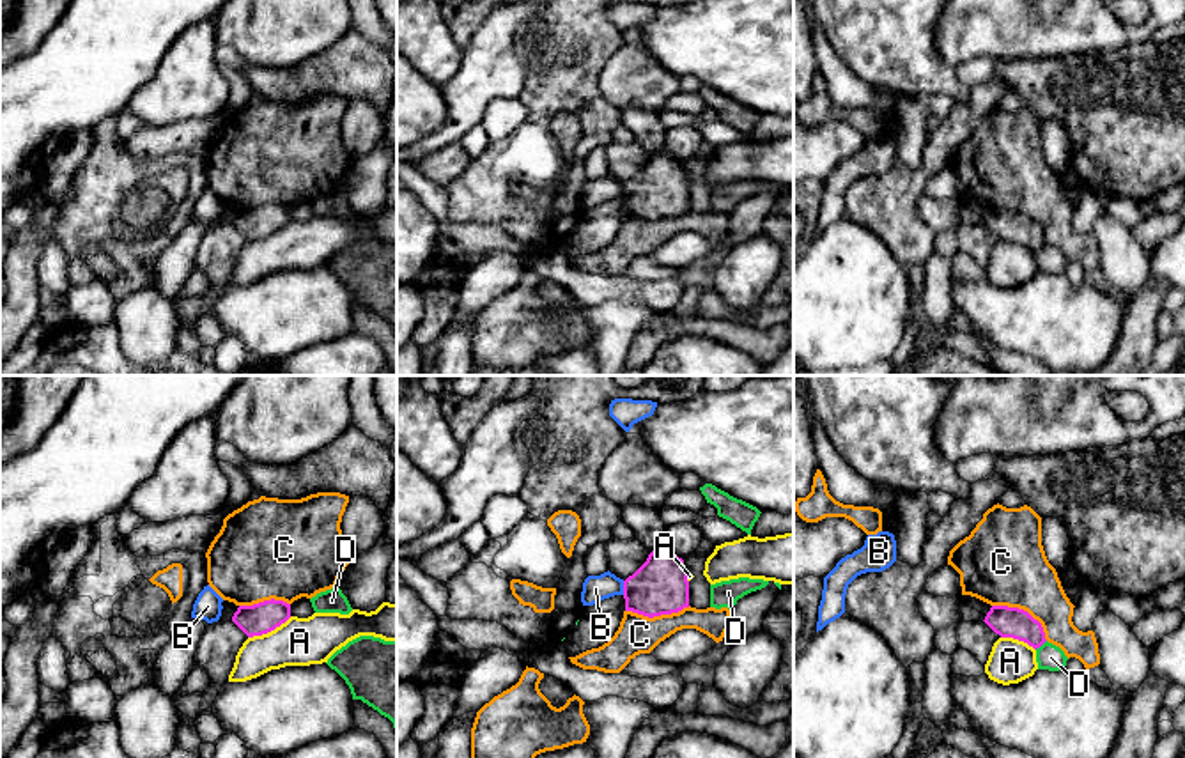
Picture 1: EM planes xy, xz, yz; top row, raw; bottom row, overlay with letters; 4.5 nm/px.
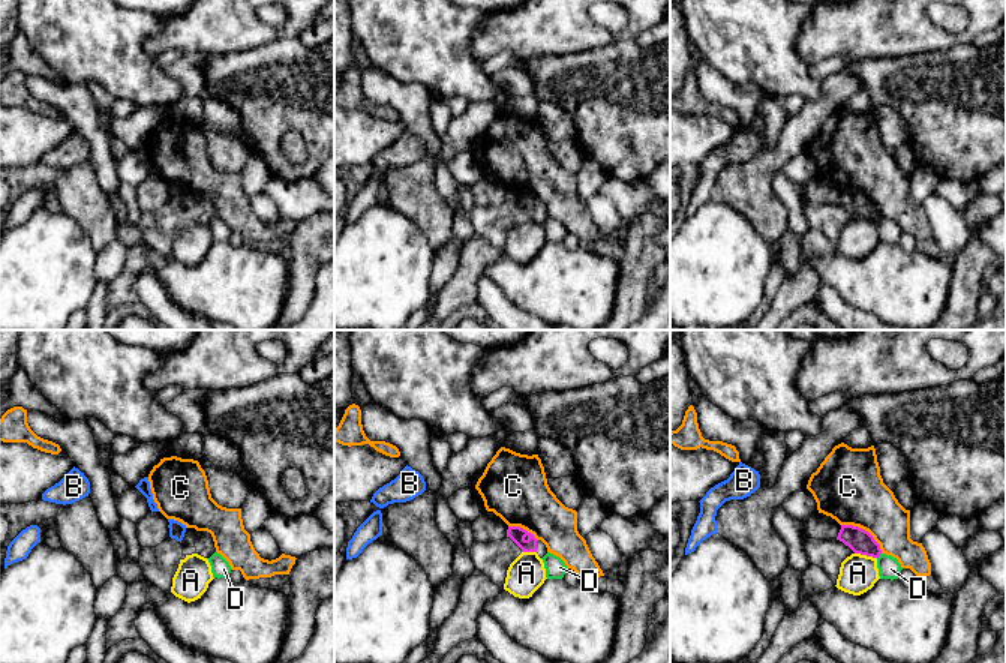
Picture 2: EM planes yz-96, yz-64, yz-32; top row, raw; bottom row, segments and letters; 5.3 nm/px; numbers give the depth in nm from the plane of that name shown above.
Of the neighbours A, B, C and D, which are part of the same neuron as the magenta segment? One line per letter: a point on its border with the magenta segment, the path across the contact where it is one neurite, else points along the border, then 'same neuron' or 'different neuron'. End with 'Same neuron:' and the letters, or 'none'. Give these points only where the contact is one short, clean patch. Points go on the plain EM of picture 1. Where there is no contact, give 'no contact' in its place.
A: contact xy (270, 234); different neuron
B: contact xz (624, 192); border xz (622, 185), (624, 197); different neuron
C: contact yz (1022, 213); different neuron
D: contact yz (1040, 248); border yz (1045, 243), (1035, 252); different neuron
Same neuron: none

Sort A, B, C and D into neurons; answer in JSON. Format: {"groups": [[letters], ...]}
{"groups": [["A"], ["B"], ["C"], ["D"]]}

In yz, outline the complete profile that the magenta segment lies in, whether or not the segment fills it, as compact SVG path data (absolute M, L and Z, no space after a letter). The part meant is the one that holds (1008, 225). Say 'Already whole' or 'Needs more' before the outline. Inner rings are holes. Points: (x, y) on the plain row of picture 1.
Already whole. M992 209L983 225L1001 241L1024 244L1034 253L1047 244L1042 227L1018 211Z

